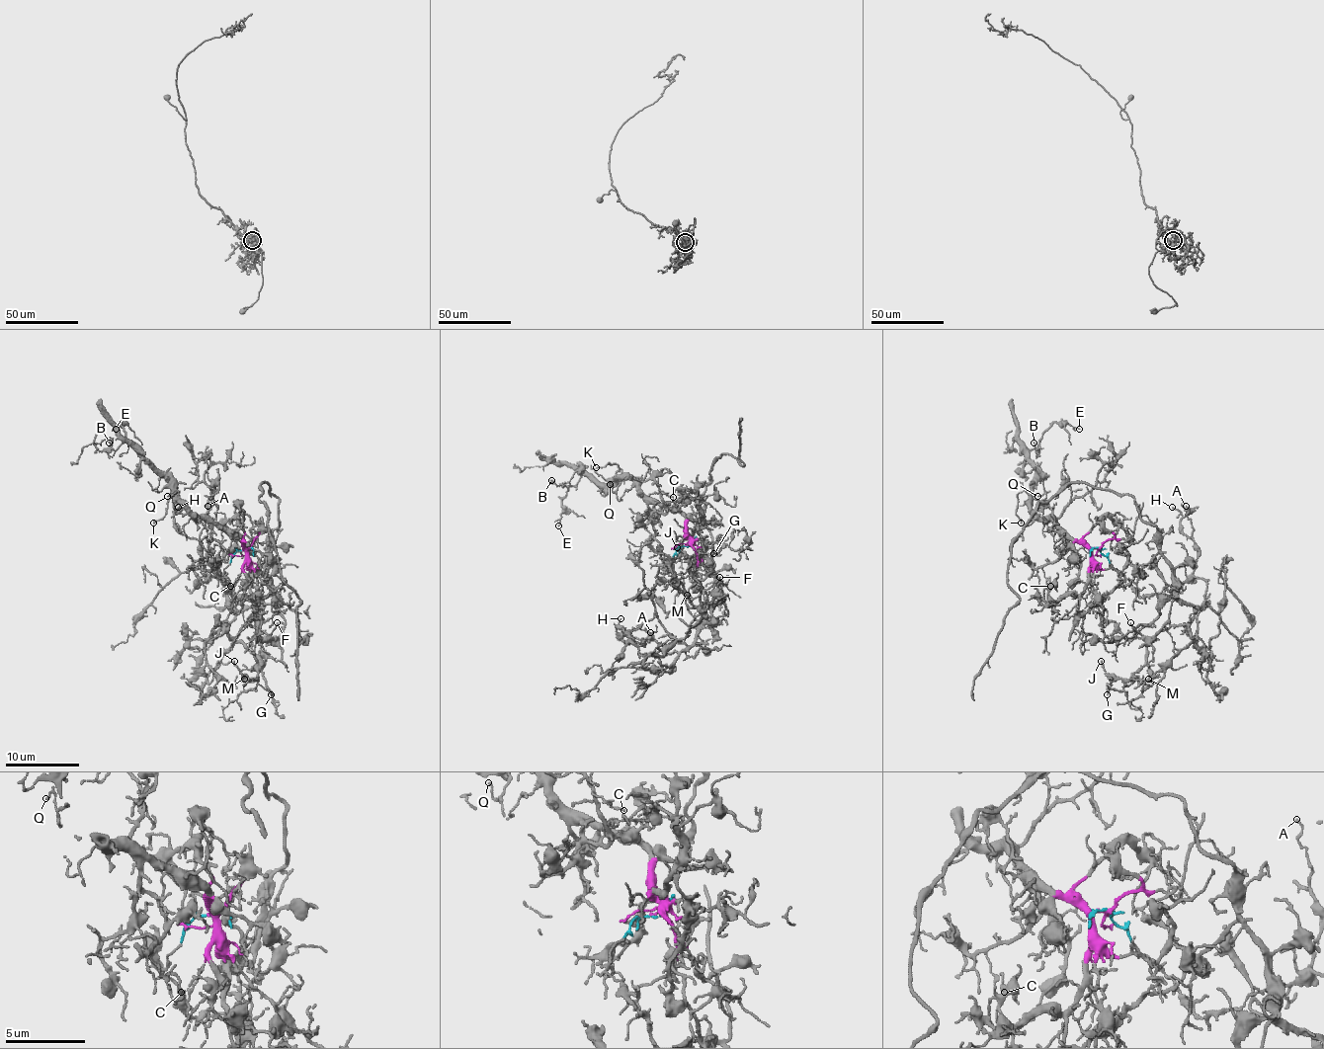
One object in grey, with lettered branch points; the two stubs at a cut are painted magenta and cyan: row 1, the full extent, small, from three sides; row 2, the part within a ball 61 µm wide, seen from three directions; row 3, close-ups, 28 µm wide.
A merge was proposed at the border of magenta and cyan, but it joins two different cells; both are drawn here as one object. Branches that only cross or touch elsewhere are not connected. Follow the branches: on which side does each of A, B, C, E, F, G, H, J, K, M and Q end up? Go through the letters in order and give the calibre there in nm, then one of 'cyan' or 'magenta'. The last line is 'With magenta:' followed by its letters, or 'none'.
A: 90 nm | cyan
B: 130 nm | magenta
C: 70 nm | magenta
E: 60 nm | magenta
F: 130 nm | cyan
G: 110 nm | cyan
H: 110 nm | cyan
J: 160 nm | cyan
K: 110 nm | magenta
M: 90 nm | cyan
Q: 90 nm | magenta
With magenta: B, C, E, K, Q

